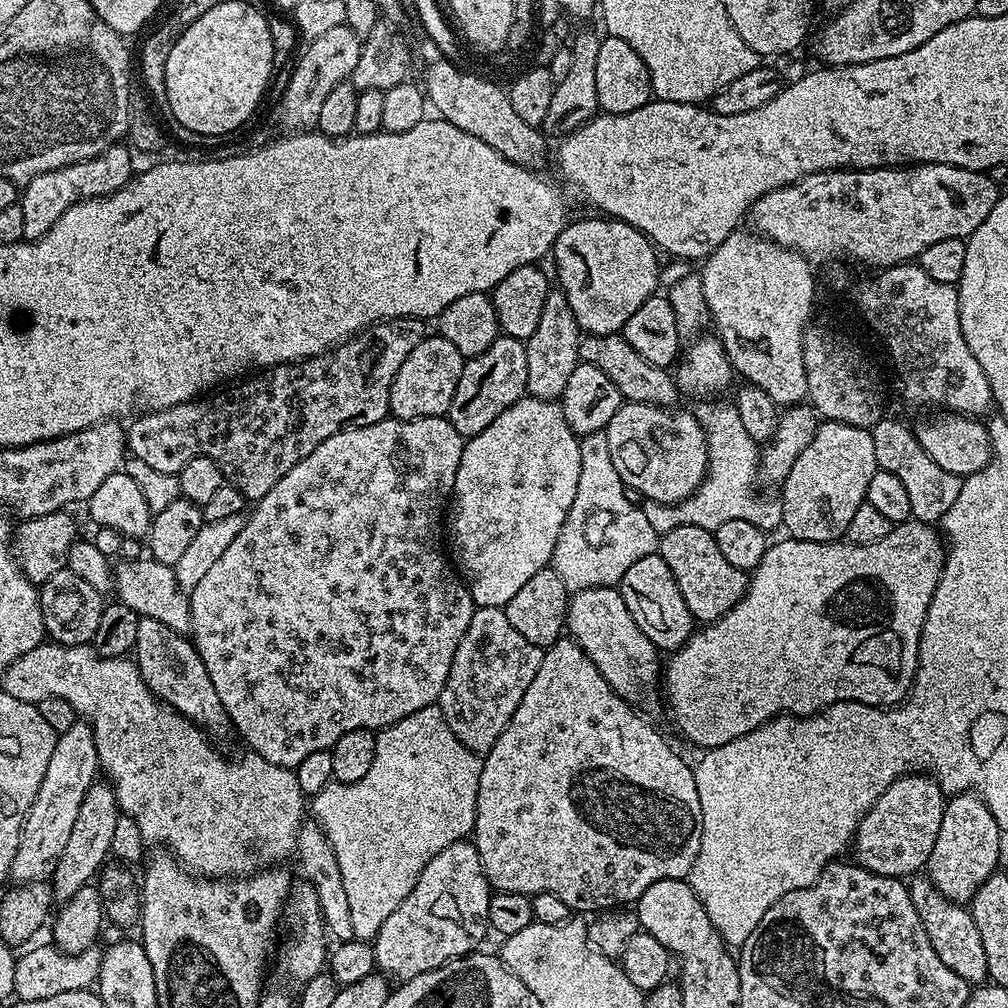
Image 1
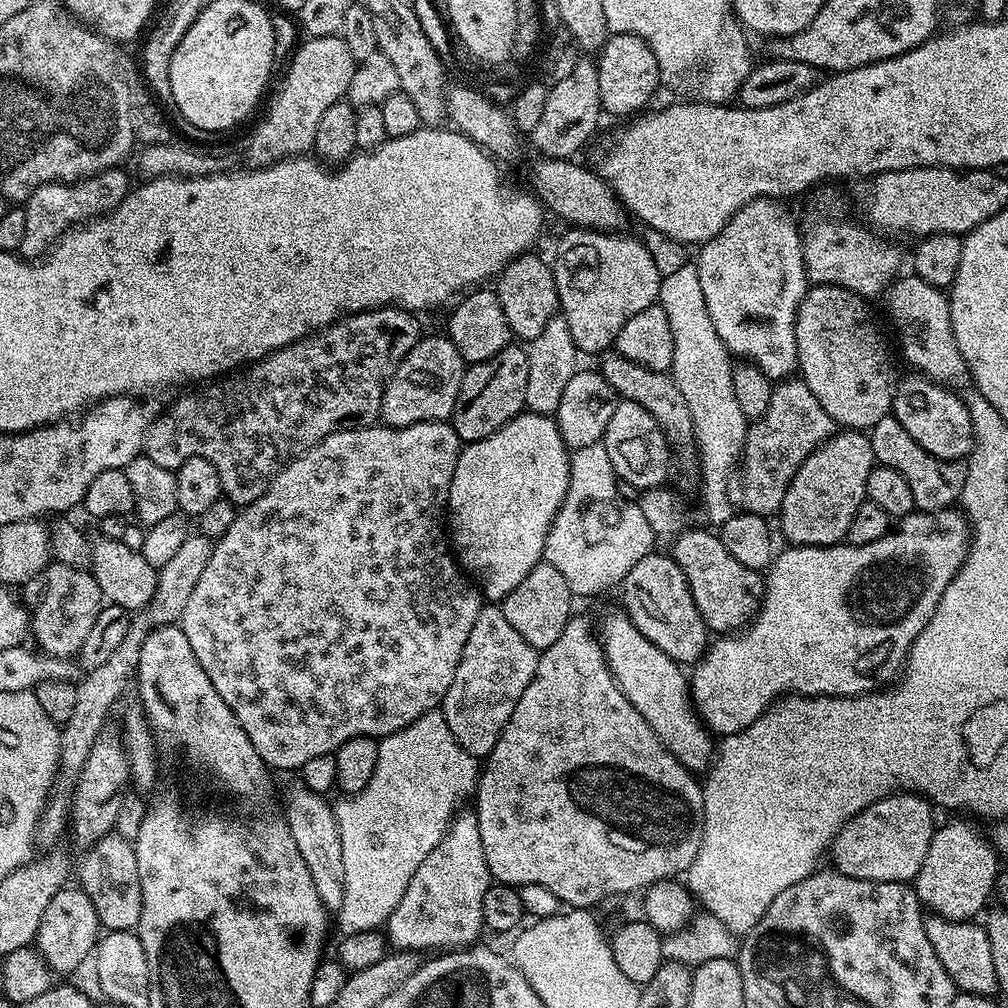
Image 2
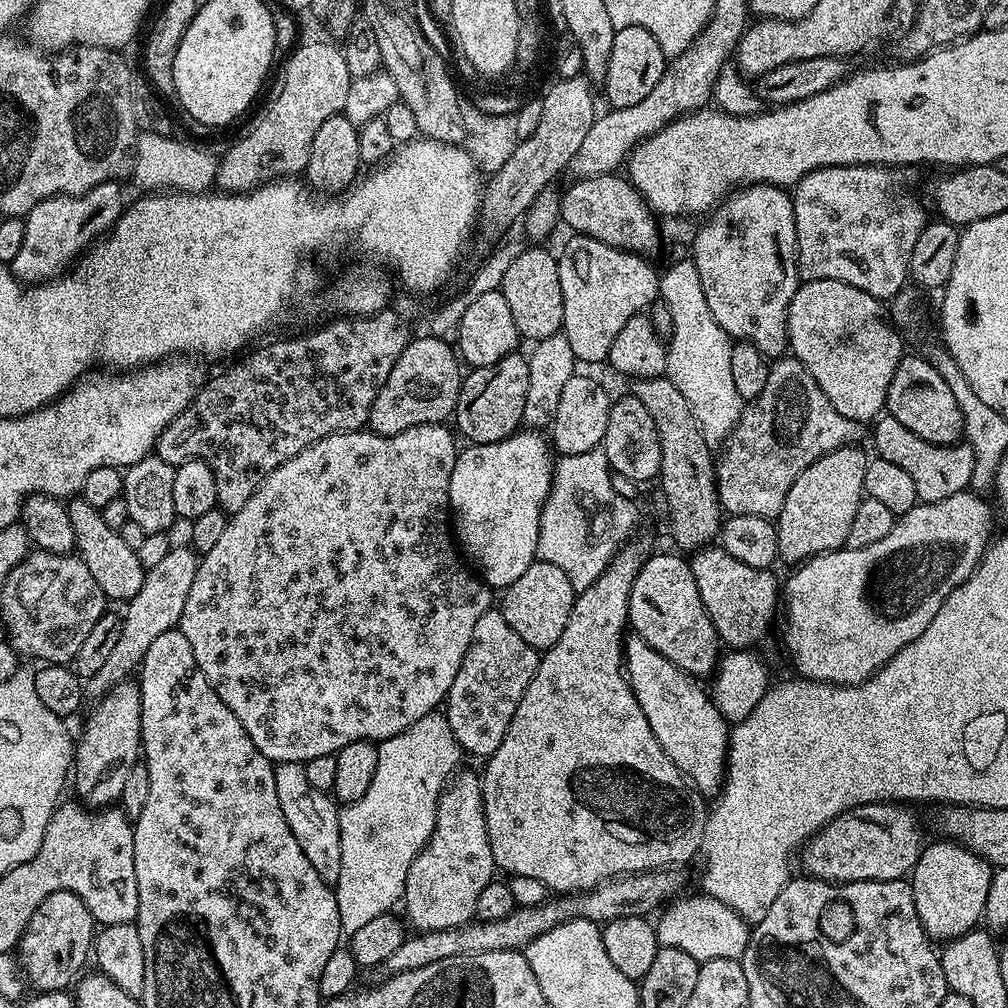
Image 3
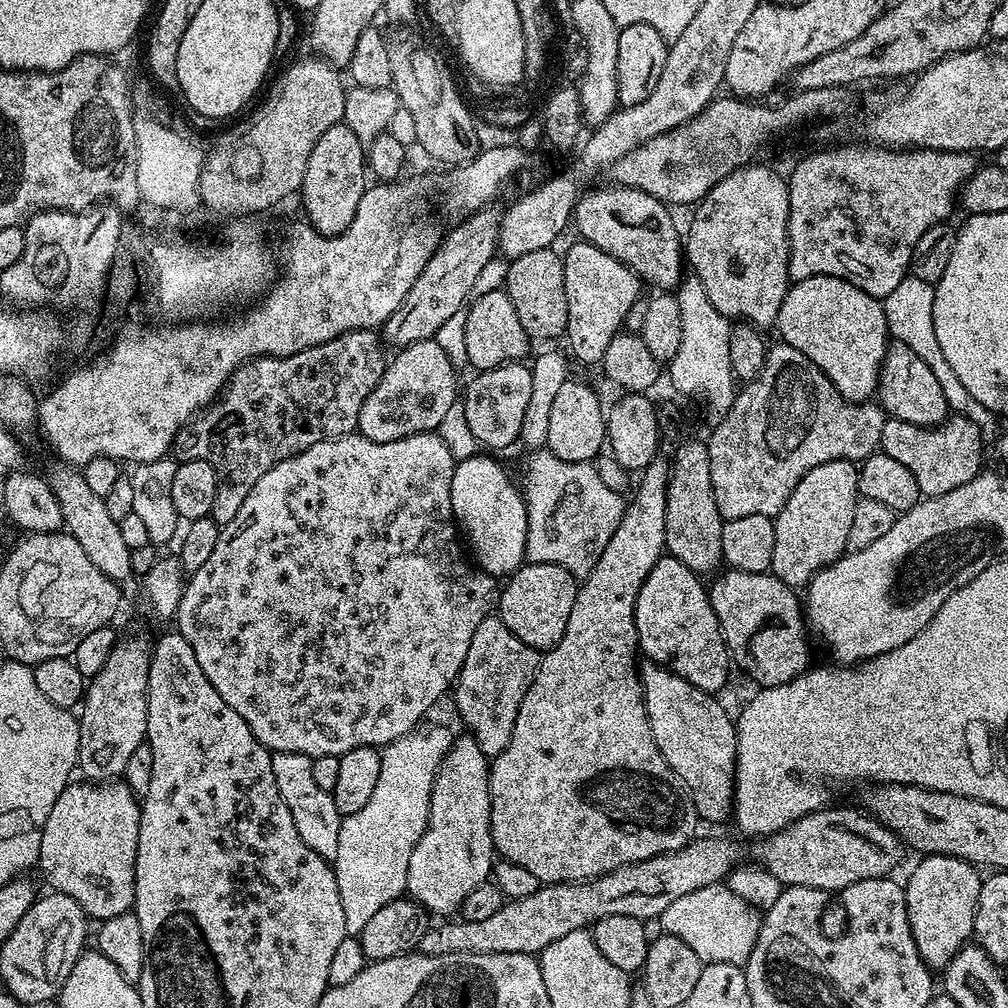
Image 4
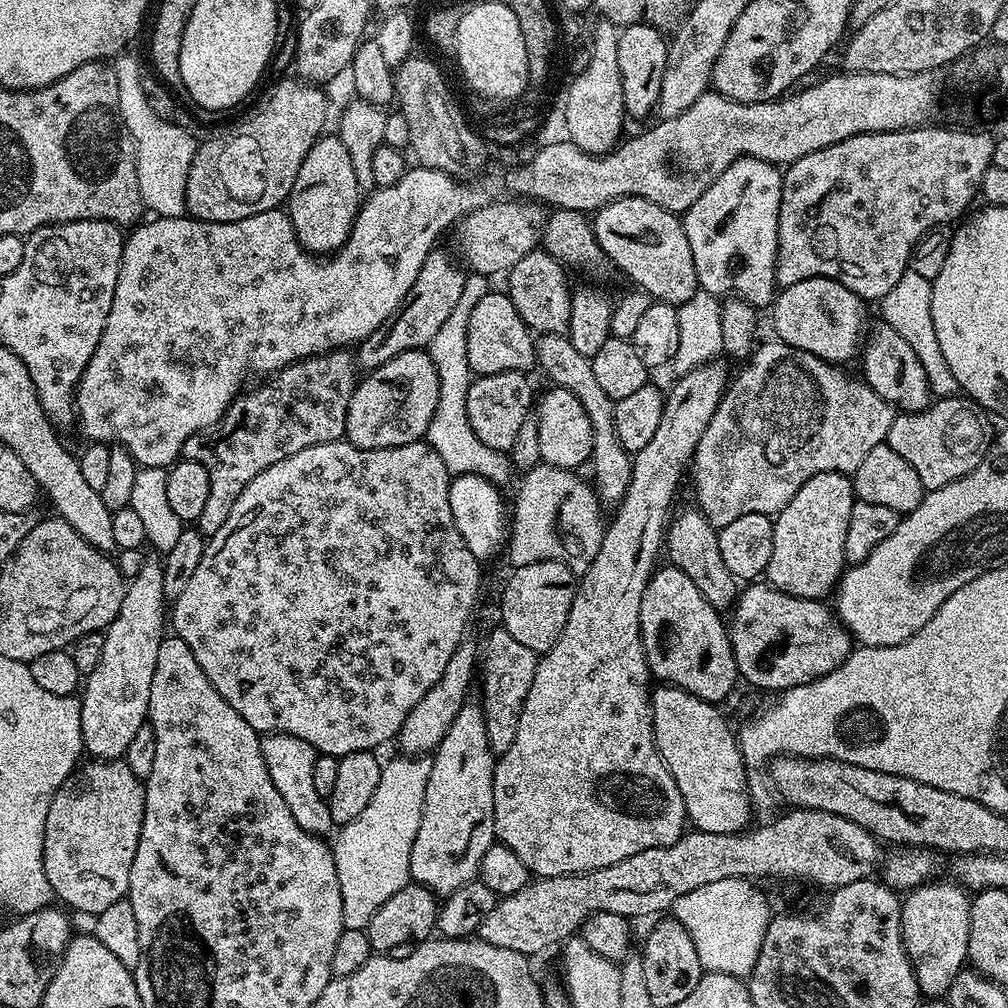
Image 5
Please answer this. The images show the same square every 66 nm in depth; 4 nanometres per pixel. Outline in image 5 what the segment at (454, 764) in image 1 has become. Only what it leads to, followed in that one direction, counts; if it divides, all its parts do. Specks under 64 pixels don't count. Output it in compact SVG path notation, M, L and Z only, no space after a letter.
M407 754L397 757L381 767L378 790L374 790L374 798L370 798L366 810L354 822L343 825L335 833L336 844L331 845L342 890L345 928L367 929L378 906L410 883L410 846L414 846L414 834L418 834L418 822L422 822L426 778L430 778L432 761Z

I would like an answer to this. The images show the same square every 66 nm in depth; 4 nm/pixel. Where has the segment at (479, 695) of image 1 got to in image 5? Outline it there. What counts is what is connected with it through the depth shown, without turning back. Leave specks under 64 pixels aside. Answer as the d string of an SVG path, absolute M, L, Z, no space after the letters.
M503 626L485 638L478 652L478 684L480 680L480 697L478 703L484 709L486 718L486 738L490 738L492 751L499 754L510 750L514 743L514 734L518 734L518 718L522 718L522 706L526 694L530 694L530 685L534 683L534 670L538 653L522 646Z

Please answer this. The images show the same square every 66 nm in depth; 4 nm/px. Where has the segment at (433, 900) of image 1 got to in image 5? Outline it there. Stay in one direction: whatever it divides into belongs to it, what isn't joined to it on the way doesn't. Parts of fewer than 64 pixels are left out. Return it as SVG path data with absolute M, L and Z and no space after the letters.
M466 702L462 706L462 710L458 710L454 722L450 722L442 742L431 757L430 778L426 778L426 798L422 806L422 822L418 822L418 834L414 834L414 846L410 846L411 879L415 883L426 886L431 892L435 892L437 897L443 898L449 896L454 890L458 890L462 886L469 884L472 880L477 879L480 874L480 867L482 866L482 858L486 858L486 850L490 850L490 846L496 840L496 831L494 830L494 770L496 769L497 759L497 753L493 752L490 746L490 738L486 738L484 709L480 707L479 703Z

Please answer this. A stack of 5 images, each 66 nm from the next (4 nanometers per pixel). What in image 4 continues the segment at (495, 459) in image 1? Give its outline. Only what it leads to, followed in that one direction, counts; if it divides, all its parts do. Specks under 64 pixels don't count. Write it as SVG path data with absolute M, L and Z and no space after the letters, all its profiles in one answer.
M483 454L459 461L450 482L450 502L475 567L491 576L507 578L525 563L528 515L524 494L521 485L512 481L511 474L498 461Z

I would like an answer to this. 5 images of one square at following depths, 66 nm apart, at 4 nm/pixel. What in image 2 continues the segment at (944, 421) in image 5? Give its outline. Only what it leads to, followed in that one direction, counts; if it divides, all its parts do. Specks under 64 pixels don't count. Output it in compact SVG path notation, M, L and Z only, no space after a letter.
M889 414L882 418L870 429L867 438L876 464L890 470L898 470L898 474L906 478L917 512L941 512L959 501L962 486L966 482L965 465L955 460L934 458L934 454L922 450L922 446L918 446L918 442L914 442L914 438L910 438L910 434L902 430L902 422L898 422L896 416Z

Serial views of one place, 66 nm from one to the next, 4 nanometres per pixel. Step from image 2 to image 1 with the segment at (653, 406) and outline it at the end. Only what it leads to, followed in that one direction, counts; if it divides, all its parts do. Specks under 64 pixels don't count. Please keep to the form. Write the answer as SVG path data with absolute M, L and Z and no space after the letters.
M622 334L585 335L580 342L580 358L585 364L598 366L598 370L602 370L602 374L606 374L606 378L618 386L625 401L672 406L675 400L681 399L673 373L646 362L646 358L642 358L642 354L638 354L638 350L634 350L634 346L630 346Z

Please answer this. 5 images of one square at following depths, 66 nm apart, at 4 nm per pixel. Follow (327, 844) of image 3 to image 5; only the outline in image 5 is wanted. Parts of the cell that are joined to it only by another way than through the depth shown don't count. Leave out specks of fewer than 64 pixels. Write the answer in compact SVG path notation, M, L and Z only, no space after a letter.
M274 732L265 735L261 739L262 758L266 758L266 770L270 770L270 782L274 782L274 787L278 789L278 794L282 794L282 802L286 802L286 806L290 806L290 814L294 814L294 822L298 822L298 826L302 826L302 830L306 830L310 834L324 838L327 832L333 831L334 825L330 814L322 808L322 798L314 790L314 762L317 758L316 749L310 746L310 742L302 742L302 738L294 738L287 736L284 732Z

